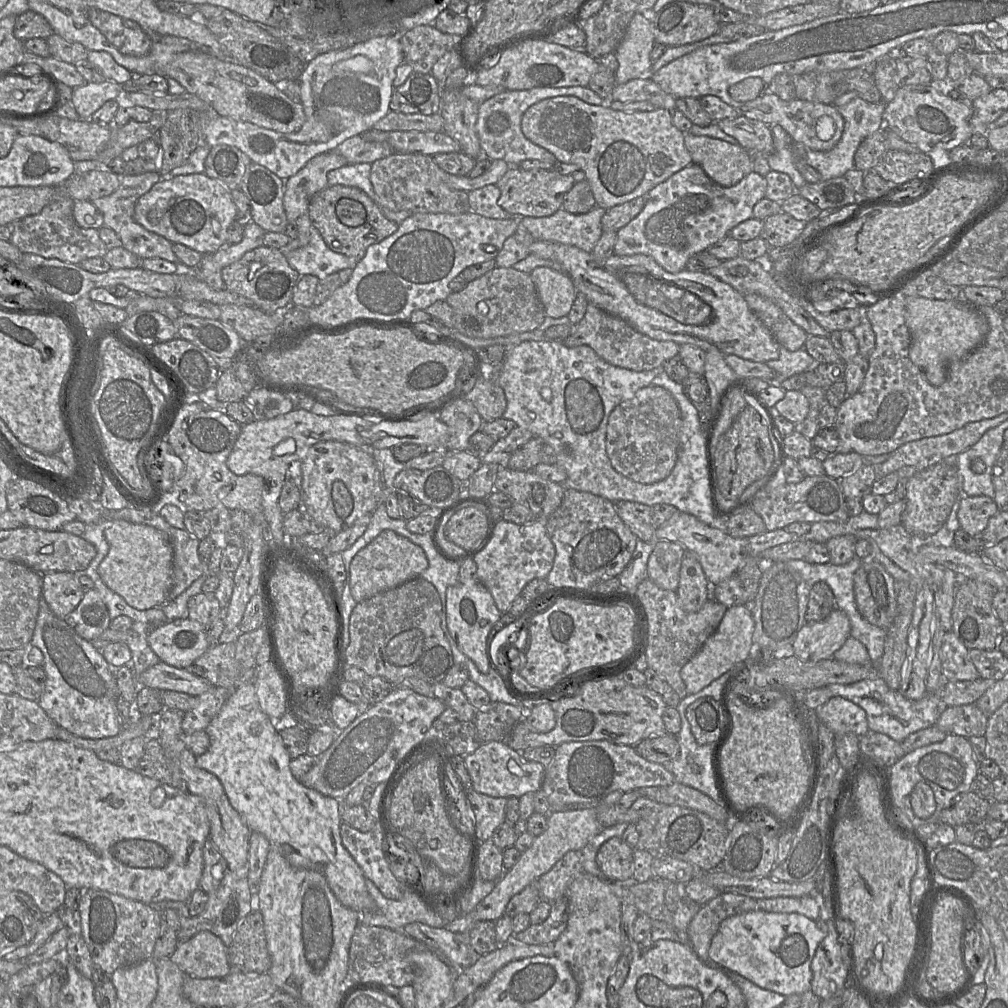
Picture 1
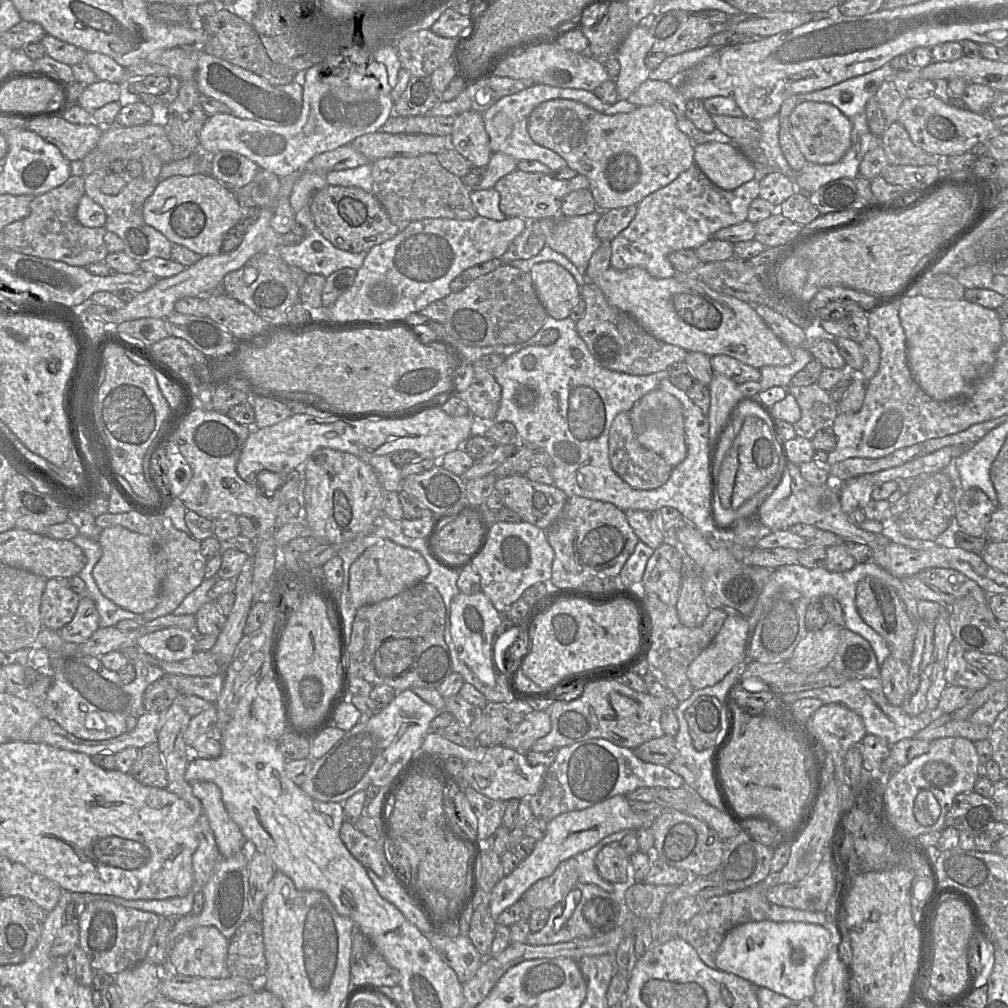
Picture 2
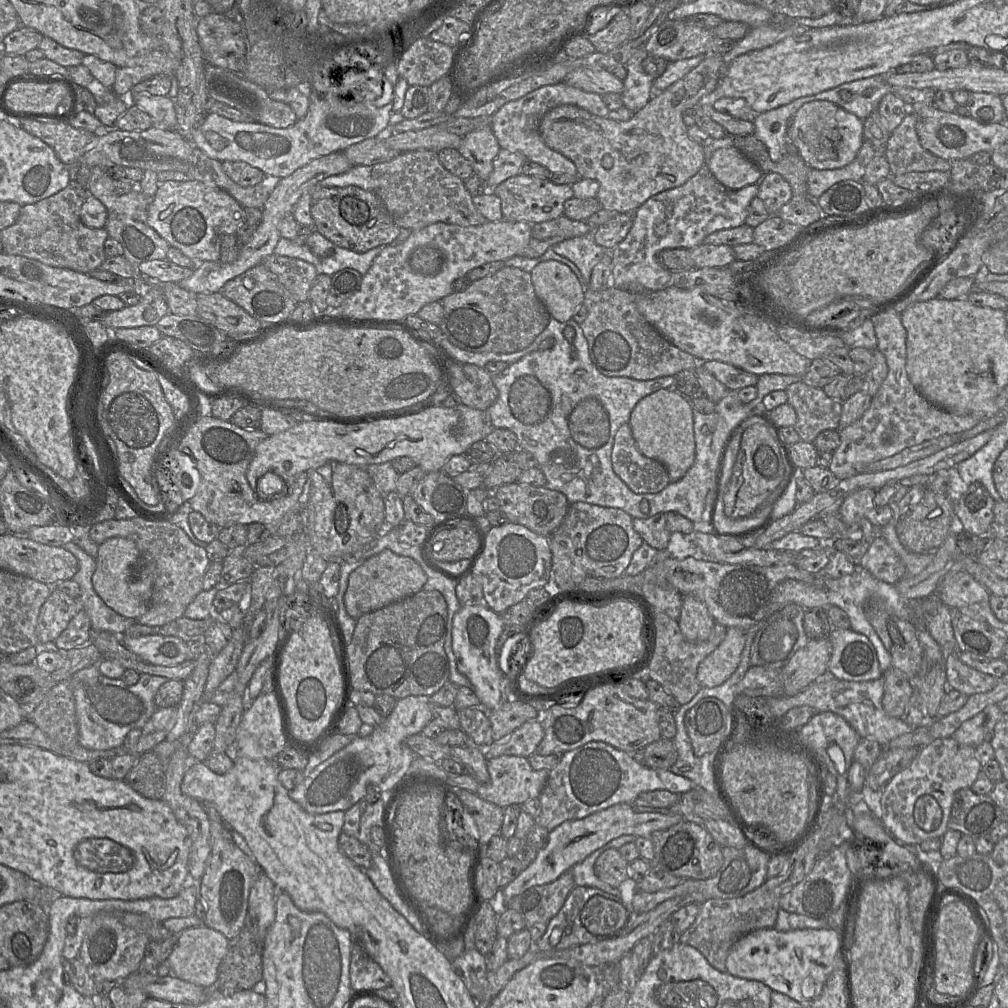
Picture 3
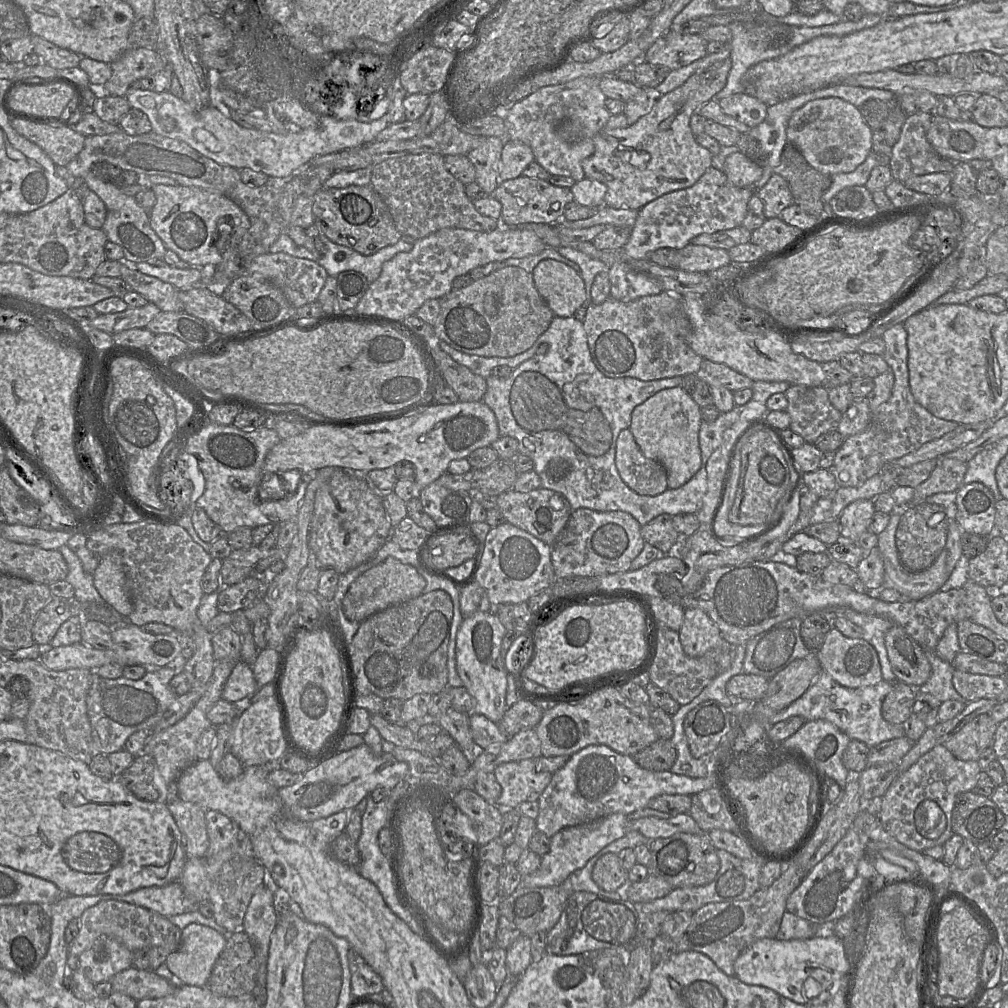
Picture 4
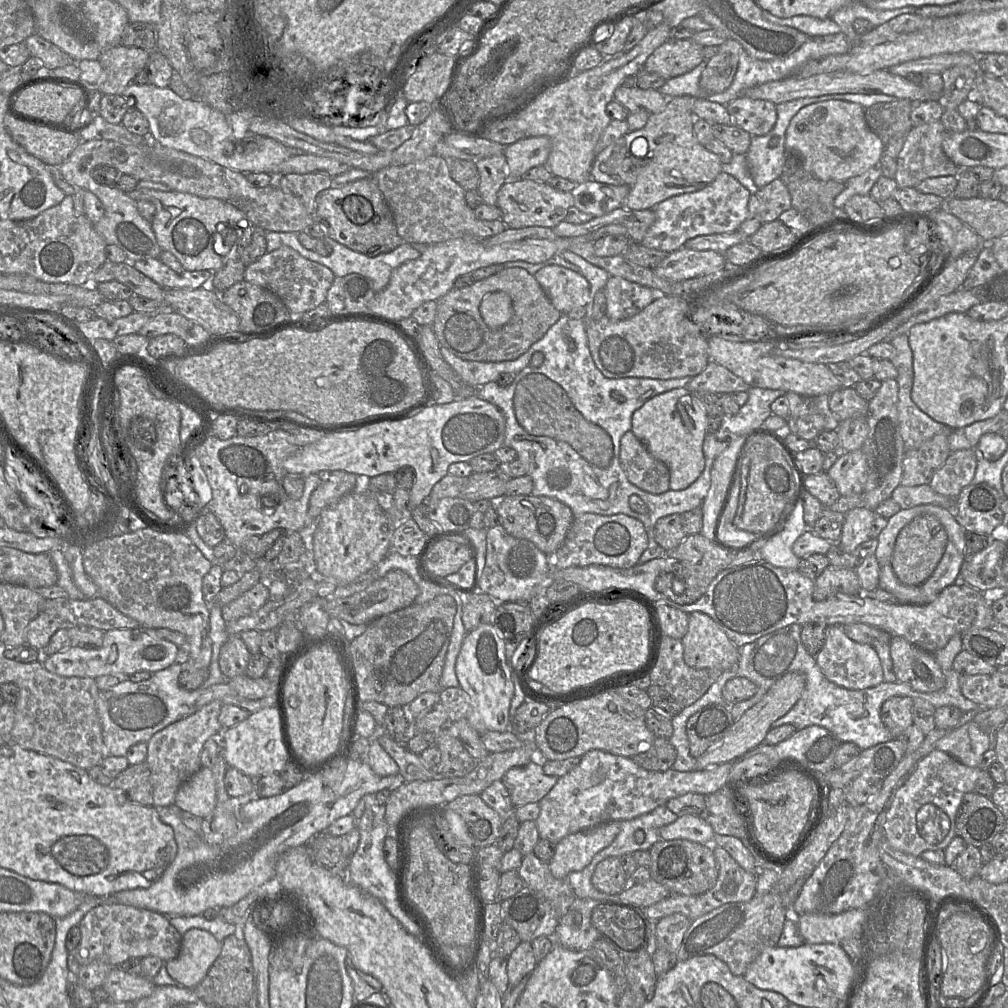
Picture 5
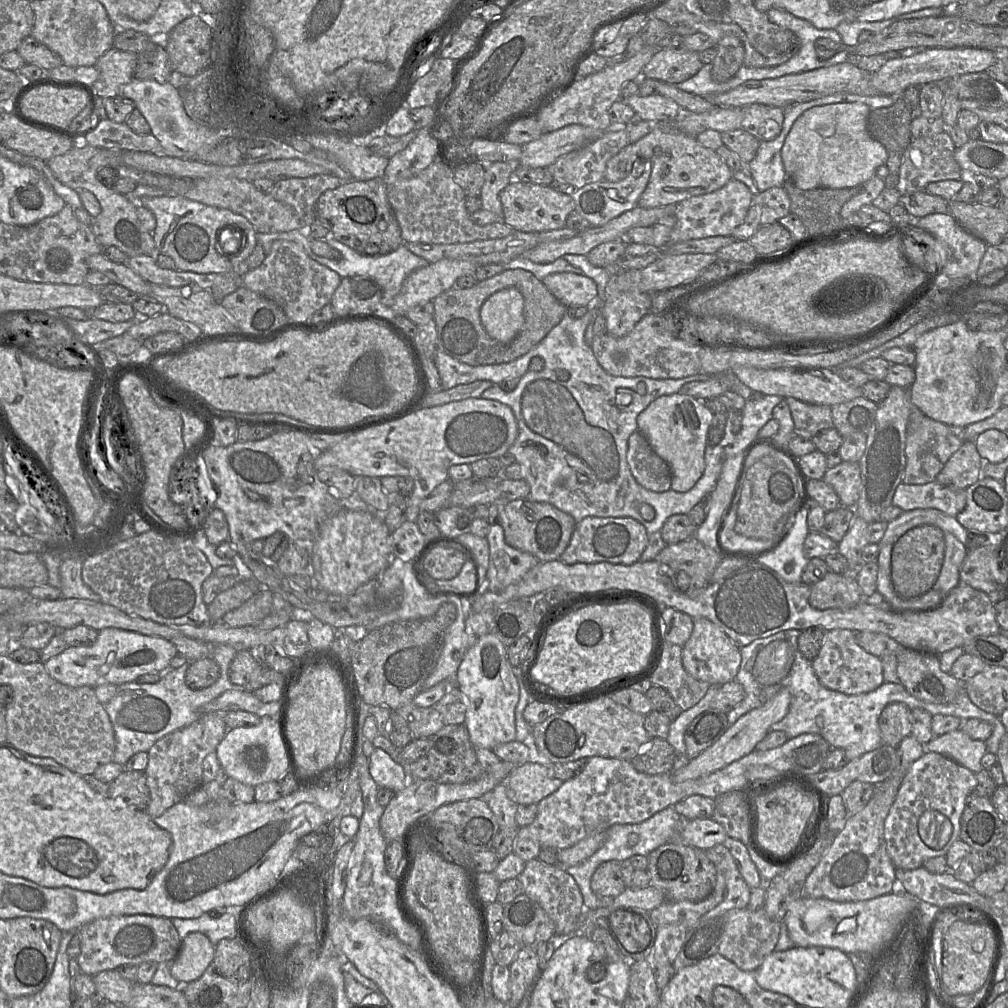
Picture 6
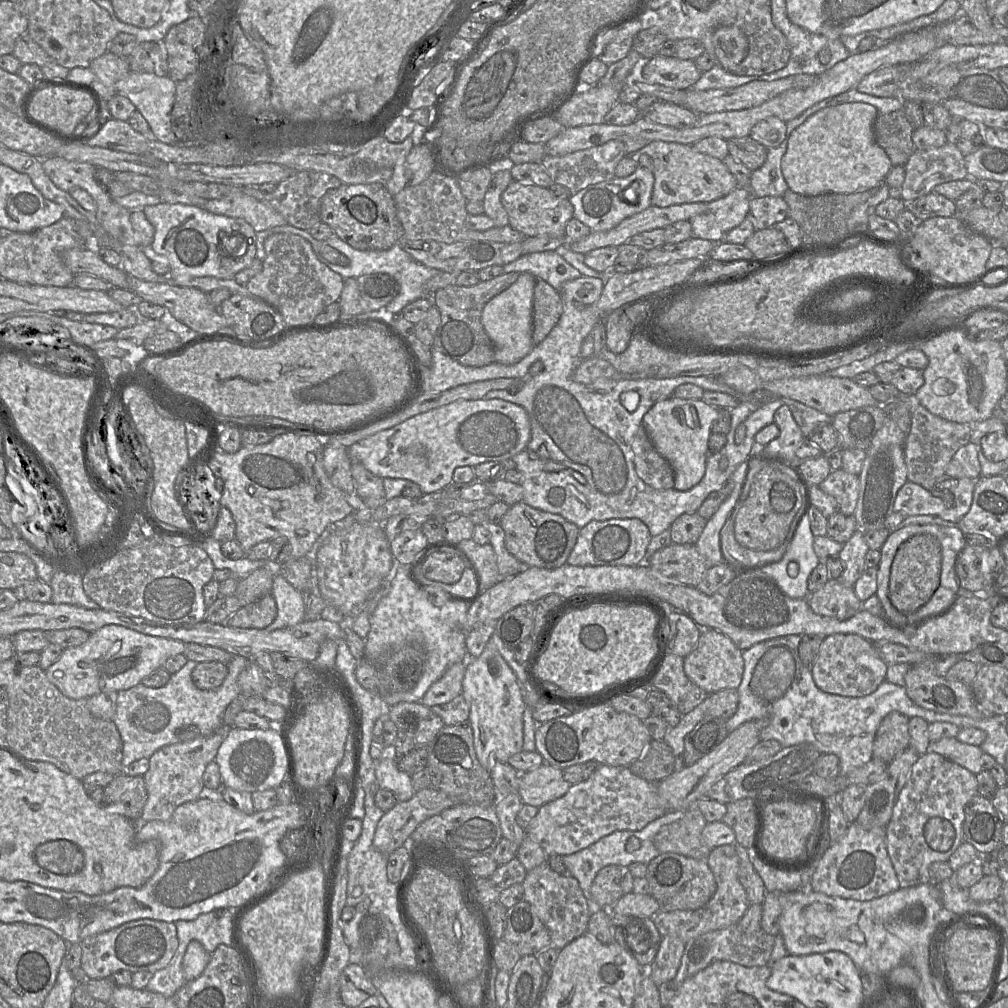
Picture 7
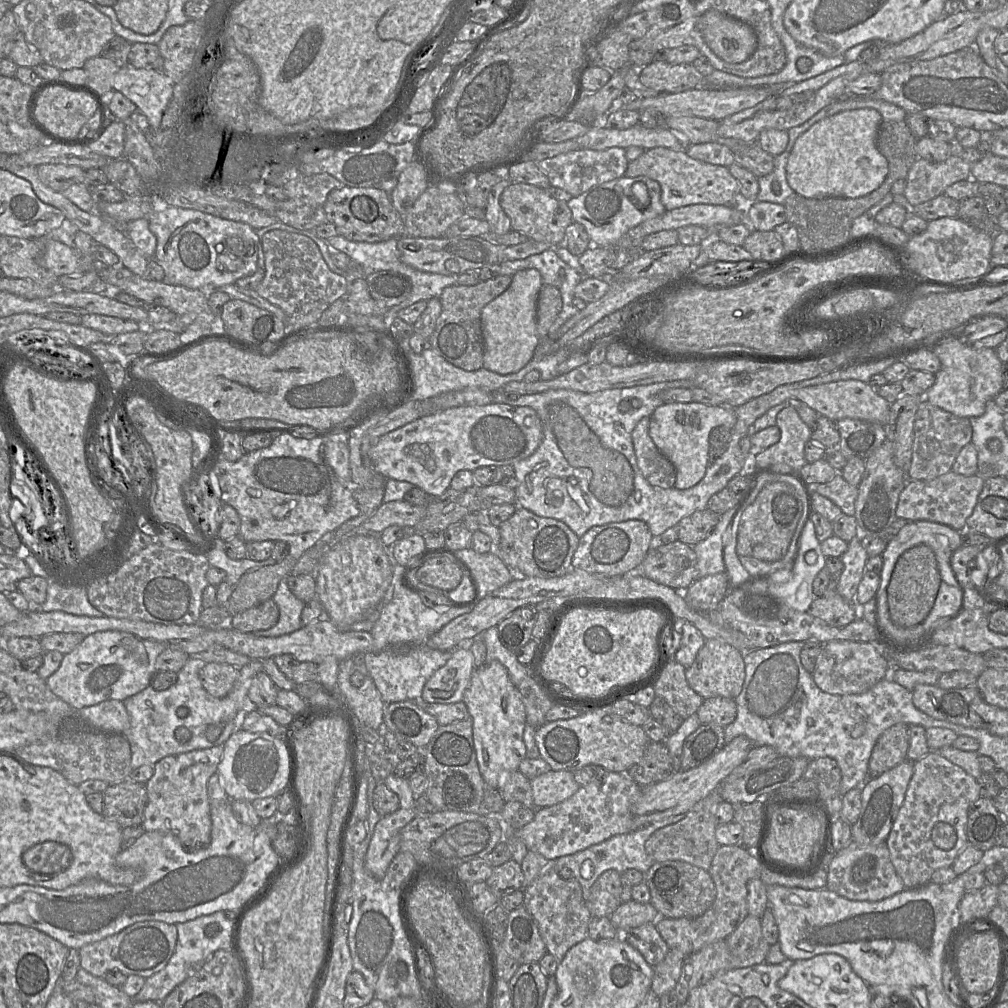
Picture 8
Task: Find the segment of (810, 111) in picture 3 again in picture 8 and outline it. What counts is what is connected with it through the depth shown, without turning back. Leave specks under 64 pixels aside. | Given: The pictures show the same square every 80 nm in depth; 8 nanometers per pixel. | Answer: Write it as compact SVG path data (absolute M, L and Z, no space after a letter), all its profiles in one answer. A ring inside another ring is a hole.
M862 108L845 110L826 117L801 134L789 155L786 178L792 190L806 198L859 198L879 188L885 181L889 164L876 145L878 129L883 121L875 109Z

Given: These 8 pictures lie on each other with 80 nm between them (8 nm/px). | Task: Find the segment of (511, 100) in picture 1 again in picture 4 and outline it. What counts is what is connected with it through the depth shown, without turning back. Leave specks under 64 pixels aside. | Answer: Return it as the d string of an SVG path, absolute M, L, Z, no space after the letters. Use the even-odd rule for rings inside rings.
M587 76L564 84L538 89L513 103L504 112L508 141L529 146L540 164L552 176L566 176L576 182L585 178L582 162L594 153L593 137L603 130L611 116L605 106L607 97L600 88L601 76ZM565 119L579 122L584 128L584 139L569 143L557 133L557 126Z

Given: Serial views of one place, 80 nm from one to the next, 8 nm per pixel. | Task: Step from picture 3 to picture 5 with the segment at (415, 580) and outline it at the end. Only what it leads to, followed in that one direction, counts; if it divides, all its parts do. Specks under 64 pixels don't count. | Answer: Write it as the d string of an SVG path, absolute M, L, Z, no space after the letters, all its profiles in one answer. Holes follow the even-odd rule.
M394 569L383 577L375 580L366 589L346 598L316 597L313 602L319 604L329 617L343 619L351 624L366 624L393 613L399 609L406 608L414 603L420 590L416 582L404 571Z

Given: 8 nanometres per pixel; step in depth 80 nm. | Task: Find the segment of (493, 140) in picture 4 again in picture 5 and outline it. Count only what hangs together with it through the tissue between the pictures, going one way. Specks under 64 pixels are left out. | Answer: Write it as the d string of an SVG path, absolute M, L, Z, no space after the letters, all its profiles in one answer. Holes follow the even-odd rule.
M504 154L488 157L476 162L479 173L478 191L483 203L497 206L497 194L508 180Z

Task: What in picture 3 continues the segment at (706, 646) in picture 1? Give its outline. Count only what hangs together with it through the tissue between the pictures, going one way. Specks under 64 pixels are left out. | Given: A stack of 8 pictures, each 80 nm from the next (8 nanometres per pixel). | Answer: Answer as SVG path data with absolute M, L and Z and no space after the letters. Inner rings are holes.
M727 628L723 641L698 666L700 687L713 688L725 682L738 667L744 645L745 631Z

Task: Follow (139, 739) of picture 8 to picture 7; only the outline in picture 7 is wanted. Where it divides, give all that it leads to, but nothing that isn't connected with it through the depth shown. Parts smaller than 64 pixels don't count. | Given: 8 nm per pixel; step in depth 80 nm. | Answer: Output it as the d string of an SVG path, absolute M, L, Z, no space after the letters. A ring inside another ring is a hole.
M235 655L232 660L226 664L228 667L228 673L226 678L224 679L223 683L221 686L219 686L218 688L215 689L211 689L211 690L203 690L203 689L199 689L195 686L193 680L192 680L192 671L193 669L196 667L197 662L192 661L192 660L188 660L186 662L186 664L177 672L171 674L171 678L168 681L168 683L162 687L159 688L152 688L152 687L148 687L146 685L143 684L138 684L136 686L133 686L132 688L129 688L127 690L121 690L118 691L118 697L117 697L117 708L116 708L116 713L113 717L113 722L115 723L115 725L118 728L118 731L121 735L122 741L123 741L123 758L122 758L122 767L123 769L125 767L127 767L128 765L130 765L132 762L139 760L141 758L147 758L149 759L149 757L158 749L170 745L170 744L176 744L179 742L185 742L185 741L190 741L193 740L195 738L198 737L207 737L212 735L213 733L215 733L216 731L218 731L219 729L221 729L223 726L229 726L229 725L224 725L223 723L223 716L224 713L226 711L226 709L228 708L228 706L234 701L236 700L239 695L241 694L240 688L238 686L238 676L239 674L245 669L245 667L248 665L248 663L251 660L248 658L245 658L243 656L240 655Z

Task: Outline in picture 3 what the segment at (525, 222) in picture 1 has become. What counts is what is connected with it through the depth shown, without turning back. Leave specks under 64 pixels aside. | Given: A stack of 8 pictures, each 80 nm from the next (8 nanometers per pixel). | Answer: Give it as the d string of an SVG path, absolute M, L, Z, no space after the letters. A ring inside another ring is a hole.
M593 228L590 235L564 240L553 246L553 250L572 261L585 280L585 290L589 287L591 273L606 253L606 249L593 240Z

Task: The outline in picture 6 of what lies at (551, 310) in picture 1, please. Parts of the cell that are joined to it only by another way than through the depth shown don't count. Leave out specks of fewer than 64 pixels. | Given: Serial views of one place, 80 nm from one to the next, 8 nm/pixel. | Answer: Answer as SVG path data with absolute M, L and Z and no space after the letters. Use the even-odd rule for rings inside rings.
M570 272L553 273L543 279L547 289L566 307L587 307L597 297L597 285L589 277Z

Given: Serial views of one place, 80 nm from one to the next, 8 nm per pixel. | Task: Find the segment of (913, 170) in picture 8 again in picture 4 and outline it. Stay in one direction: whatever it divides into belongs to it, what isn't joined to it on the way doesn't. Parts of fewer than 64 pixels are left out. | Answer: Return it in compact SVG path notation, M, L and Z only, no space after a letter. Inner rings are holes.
M917 113L907 116L902 126L899 140L892 147L890 169L894 180L903 183L913 176L952 173L954 162L940 156L927 140L926 135L932 124L932 117L928 113Z

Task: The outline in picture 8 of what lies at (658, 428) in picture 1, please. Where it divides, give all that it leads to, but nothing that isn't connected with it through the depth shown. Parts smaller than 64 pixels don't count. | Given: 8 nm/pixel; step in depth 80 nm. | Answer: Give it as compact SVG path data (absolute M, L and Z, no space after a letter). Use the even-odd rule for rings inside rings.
M643 417L632 432L638 467L644 478L660 488L672 488L676 481L673 464L660 453L649 435L650 417Z

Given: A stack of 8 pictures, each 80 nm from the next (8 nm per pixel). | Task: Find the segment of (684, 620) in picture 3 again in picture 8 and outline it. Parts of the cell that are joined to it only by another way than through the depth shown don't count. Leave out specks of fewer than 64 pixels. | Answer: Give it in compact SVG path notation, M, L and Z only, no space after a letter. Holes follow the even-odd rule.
M716 639L706 640L691 666L685 668L689 686L703 699L725 697L735 699L745 680L744 653Z

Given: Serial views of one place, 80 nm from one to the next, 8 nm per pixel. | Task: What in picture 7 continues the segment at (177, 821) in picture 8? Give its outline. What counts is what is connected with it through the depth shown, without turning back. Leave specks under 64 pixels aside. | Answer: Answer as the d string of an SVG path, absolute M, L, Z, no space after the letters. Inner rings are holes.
M223 726L210 736L164 746L149 757L149 769L143 776L148 792L148 799L141 814L143 822L170 820L178 806L200 798L204 788L205 769L210 762L215 761L229 728Z

